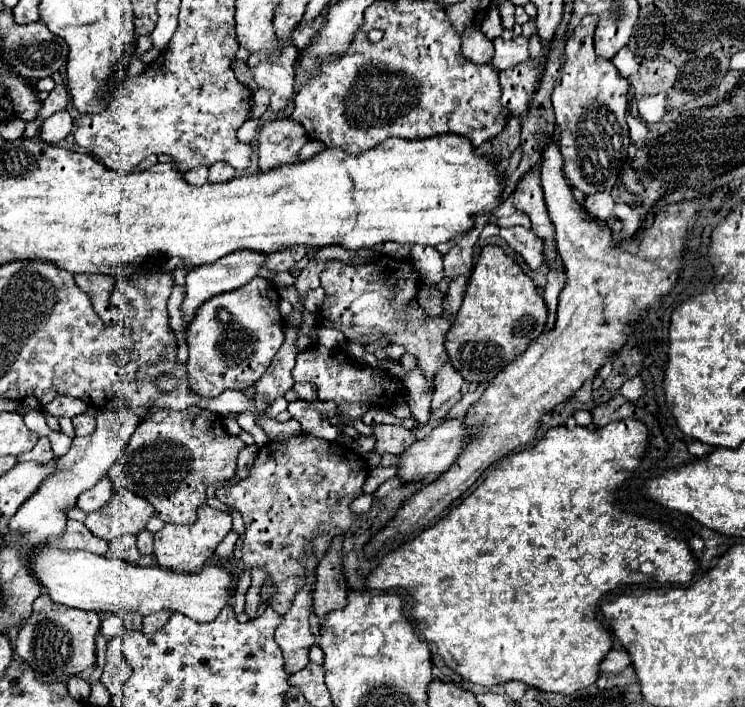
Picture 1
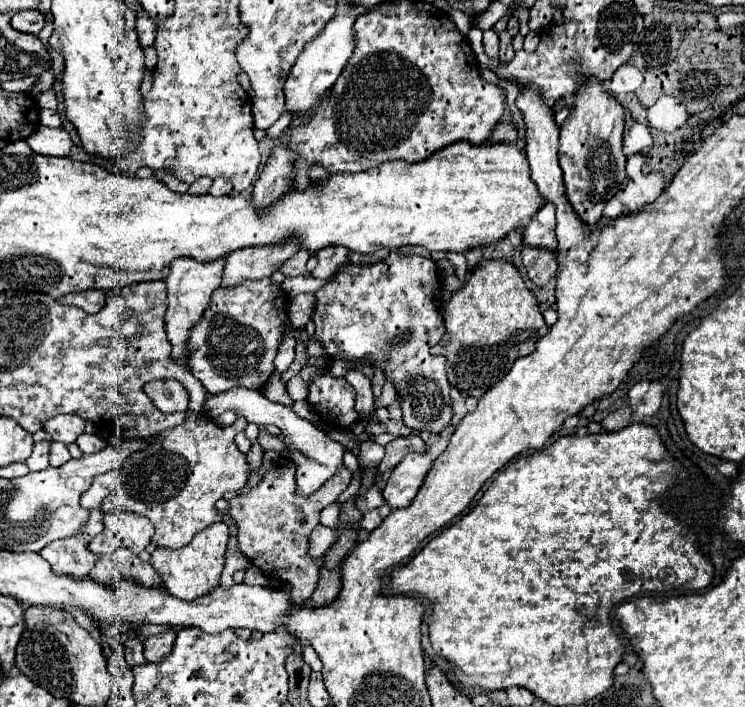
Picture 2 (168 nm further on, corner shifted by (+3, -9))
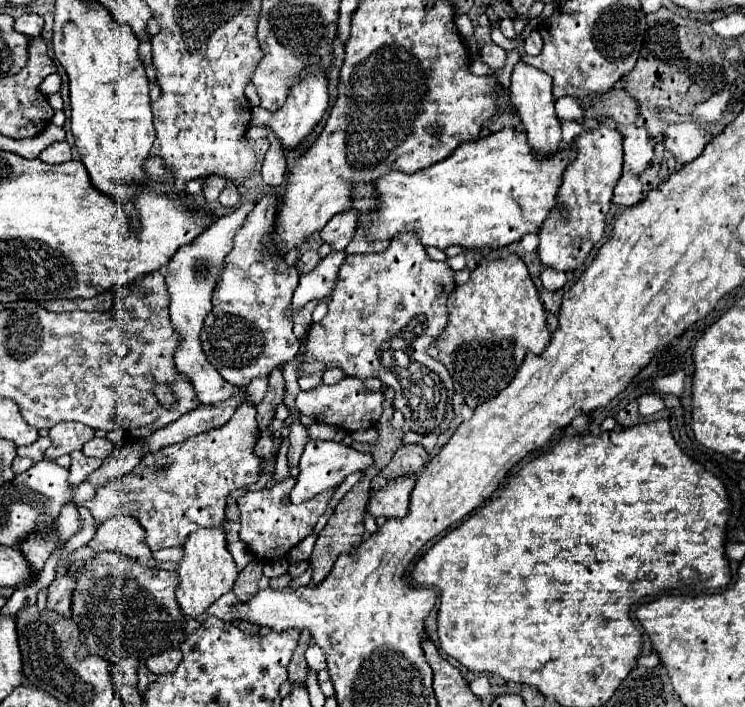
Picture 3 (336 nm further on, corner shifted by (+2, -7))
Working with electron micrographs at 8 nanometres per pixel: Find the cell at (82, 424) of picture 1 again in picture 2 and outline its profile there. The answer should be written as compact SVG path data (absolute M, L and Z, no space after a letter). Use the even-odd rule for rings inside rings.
M83 433L81 437L77 437L77 445L83 453L97 453L99 449L105 447L105 441L99 437L99 435L89 435L89 433Z

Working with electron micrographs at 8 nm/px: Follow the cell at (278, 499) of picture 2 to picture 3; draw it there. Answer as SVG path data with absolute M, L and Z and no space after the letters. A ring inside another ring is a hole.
M288 477L288 479L284 479L282 483L278 483L270 489L260 489L260 491L254 491L254 493L246 493L244 497L238 499L238 507L242 511L242 515L240 515L240 525L242 525L240 539L248 545L248 549L258 559L276 561L282 555L286 555L292 547L296 547L304 537L308 537L312 527L316 525L318 517L324 515L328 503L330 503L330 497L334 493L334 491L320 493L312 501L306 501L306 503L300 503L300 505L294 505L294 503L284 505L282 497L288 495L292 487L294 487L294 479Z

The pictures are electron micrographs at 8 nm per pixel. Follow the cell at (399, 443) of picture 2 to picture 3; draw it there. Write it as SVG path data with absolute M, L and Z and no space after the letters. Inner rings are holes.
M402 445L392 461L388 463L388 467L382 471L382 475L392 481L396 477L402 477L402 475L416 475L420 473L420 469L428 463L428 453L422 445Z

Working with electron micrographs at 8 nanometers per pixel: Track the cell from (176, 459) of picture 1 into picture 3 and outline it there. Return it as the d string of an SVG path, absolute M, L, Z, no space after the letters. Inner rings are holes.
M242 403L242 407L236 409L232 419L218 427L204 431L200 435L194 435L182 443L168 445L162 451L156 451L154 455L146 455L140 465L136 465L128 475L122 479L116 479L114 483L108 483L106 487L98 489L98 503L96 497L92 497L86 507L92 513L92 517L98 523L104 523L106 519L118 517L118 515L130 515L140 521L140 525L146 531L146 545L152 551L164 549L164 547L182 547L198 529L204 527L220 527L224 521L224 509L226 509L226 497L248 483L256 483L260 475L260 463L262 459L254 455L254 445L260 437L258 421L256 421L256 407L252 403Z

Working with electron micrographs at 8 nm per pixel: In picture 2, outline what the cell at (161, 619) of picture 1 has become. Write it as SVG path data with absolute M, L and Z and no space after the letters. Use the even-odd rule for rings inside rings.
M163 631L159 635L153 635L145 639L145 659L147 661L161 661L169 653L175 641L175 631Z

